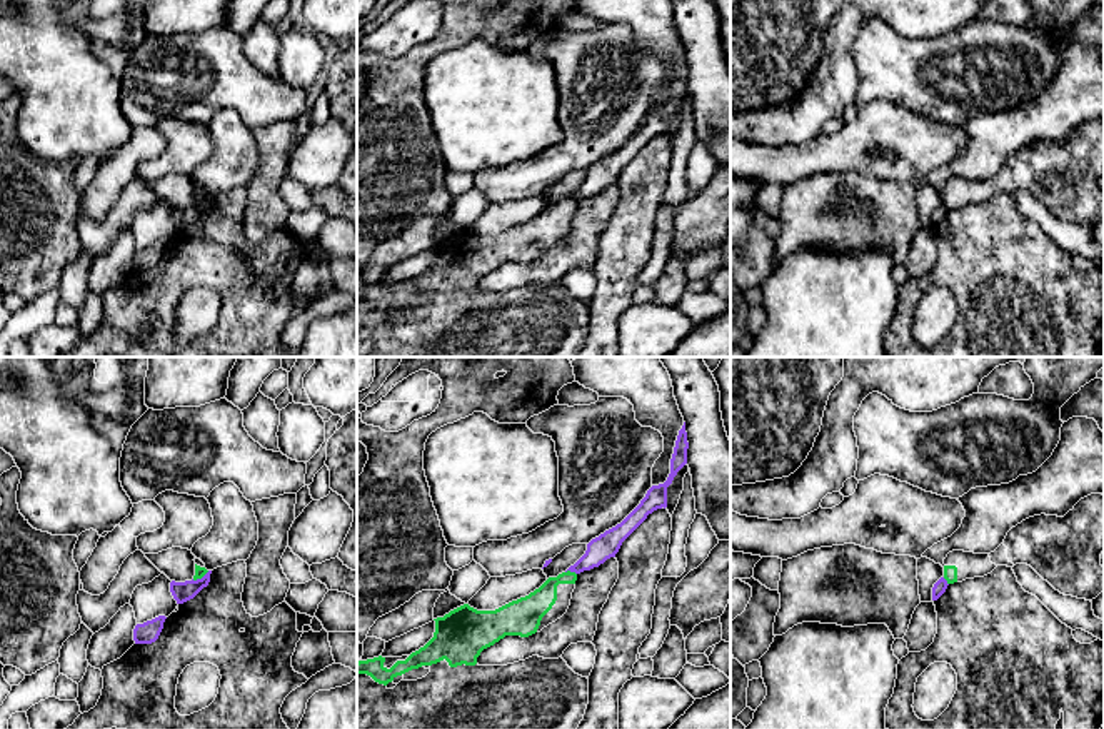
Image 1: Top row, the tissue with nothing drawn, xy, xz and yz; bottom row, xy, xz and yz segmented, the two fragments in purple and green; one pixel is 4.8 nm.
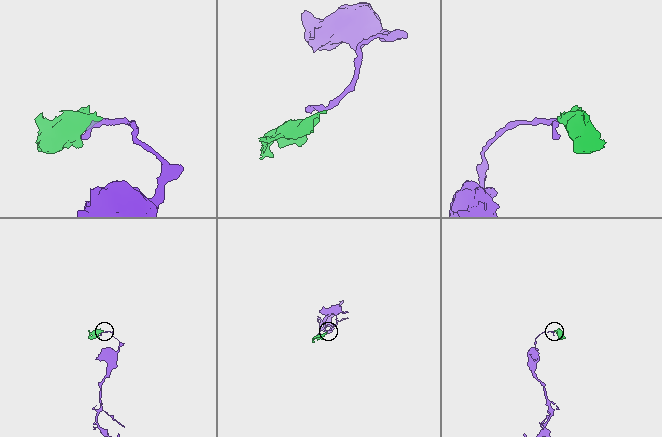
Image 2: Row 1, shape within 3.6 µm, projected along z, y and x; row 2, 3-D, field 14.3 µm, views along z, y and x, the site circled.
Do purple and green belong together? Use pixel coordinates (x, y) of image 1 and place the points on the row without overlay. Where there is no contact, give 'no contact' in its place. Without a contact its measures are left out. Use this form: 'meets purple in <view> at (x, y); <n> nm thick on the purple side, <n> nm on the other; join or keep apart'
meets purple in xz at (571, 197); 120 nm thick on the purple side, 130 nm on the other; keep apart

